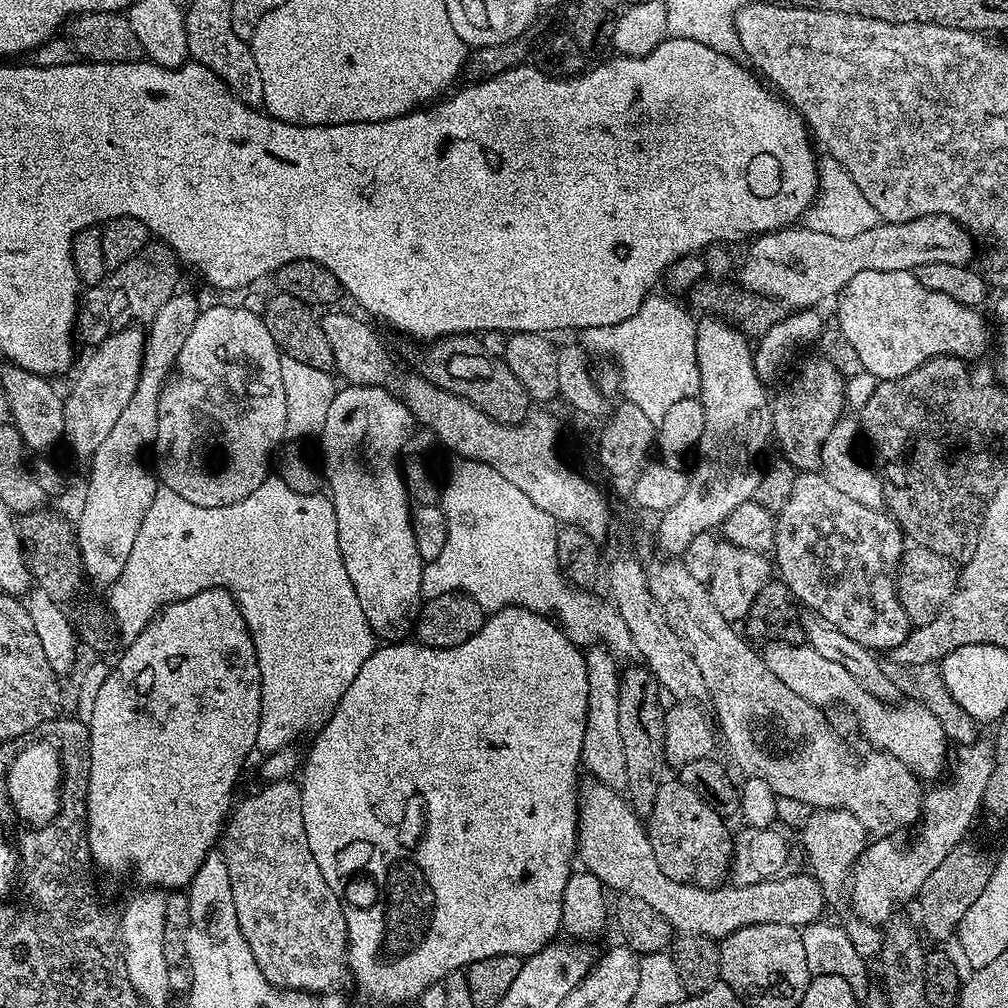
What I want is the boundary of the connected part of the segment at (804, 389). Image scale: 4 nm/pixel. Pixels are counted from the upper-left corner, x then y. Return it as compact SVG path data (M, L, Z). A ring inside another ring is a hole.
M823 356L808 359L794 378L775 396L772 405L773 439L780 450L781 459L790 462L797 471L817 471L820 468L821 446L834 425L834 420L841 416L840 410L846 398L846 382L840 372Z

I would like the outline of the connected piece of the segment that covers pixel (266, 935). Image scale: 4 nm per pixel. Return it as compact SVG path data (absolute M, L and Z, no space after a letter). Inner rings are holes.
M295 779L275 780L263 785L261 792L248 796L231 809L222 833L222 855L224 865L230 874L230 886L234 898L234 910L238 914L238 926L242 930L242 938L250 946L250 954L254 954L254 962L258 962L258 970L274 988L291 990L293 992L310 992L313 994L328 994L343 982L348 970L348 927L346 926L345 907L340 899L340 893L332 889L332 884L322 878L322 870L318 870L318 862L314 862L314 854L310 854L310 842L306 842L306 822L302 822L302 794L299 783Z

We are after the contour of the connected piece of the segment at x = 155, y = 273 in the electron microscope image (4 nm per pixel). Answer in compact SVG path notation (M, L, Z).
M149 242L144 249L134 258L130 258L122 267L115 269L100 284L93 284L83 293L78 309L78 336L85 340L89 346L95 346L103 343L106 337L115 332L122 332L126 328L139 325L139 320L150 322L170 302L170 298L177 295L180 284L180 271L182 265L180 259L176 256L176 251L169 248L163 242Z

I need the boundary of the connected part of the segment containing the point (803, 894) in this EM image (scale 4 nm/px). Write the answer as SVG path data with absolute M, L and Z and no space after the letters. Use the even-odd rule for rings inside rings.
M588 778L578 788L578 819L576 822L576 846L578 860L582 863L583 871L596 875L605 889L616 891L620 896L642 898L670 926L686 936L708 936L717 942L725 936L734 934L736 930L746 926L762 926L763 924L777 924L791 928L804 929L808 924L815 924L824 912L826 893L818 881L810 874L793 874L786 878L754 882L750 886L721 886L719 888L699 888L689 884L674 882L674 878L666 878L662 874L662 866L658 866L658 858L654 858L654 846L650 846L648 829L645 821L636 815L631 803L617 789L606 786L602 781Z

